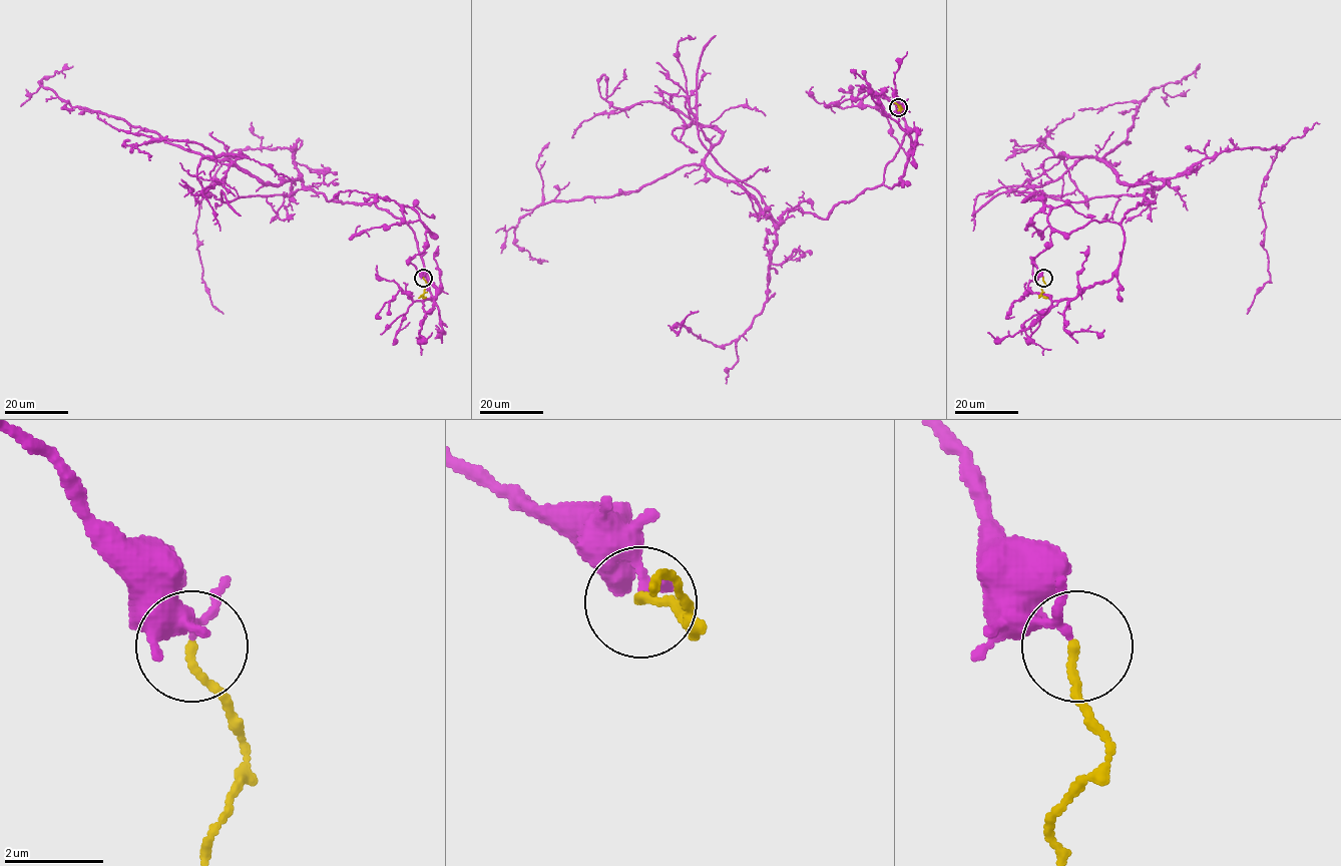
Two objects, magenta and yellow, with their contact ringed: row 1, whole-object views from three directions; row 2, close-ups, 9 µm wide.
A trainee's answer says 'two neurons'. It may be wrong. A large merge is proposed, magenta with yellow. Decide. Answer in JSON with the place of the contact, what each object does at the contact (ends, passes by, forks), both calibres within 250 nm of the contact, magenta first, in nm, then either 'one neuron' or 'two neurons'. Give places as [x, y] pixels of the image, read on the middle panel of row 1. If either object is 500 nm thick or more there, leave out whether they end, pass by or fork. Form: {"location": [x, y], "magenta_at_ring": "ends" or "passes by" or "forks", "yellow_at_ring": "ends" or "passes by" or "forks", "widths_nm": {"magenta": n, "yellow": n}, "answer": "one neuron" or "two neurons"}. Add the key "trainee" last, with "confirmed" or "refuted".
{"location": [898, 107], "magenta_at_ring": "passes by", "yellow_at_ring": "ends", "widths_nm": {"magenta": 140, "yellow": 160}, "answer": "two neurons", "trainee": "confirmed"}

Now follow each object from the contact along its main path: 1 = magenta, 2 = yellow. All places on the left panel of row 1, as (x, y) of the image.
1: (423, 277), (419, 221), (265, 183), (72, 107), (40, 82), (73, 66)
2: (423, 277), (426, 285), (422, 298)

